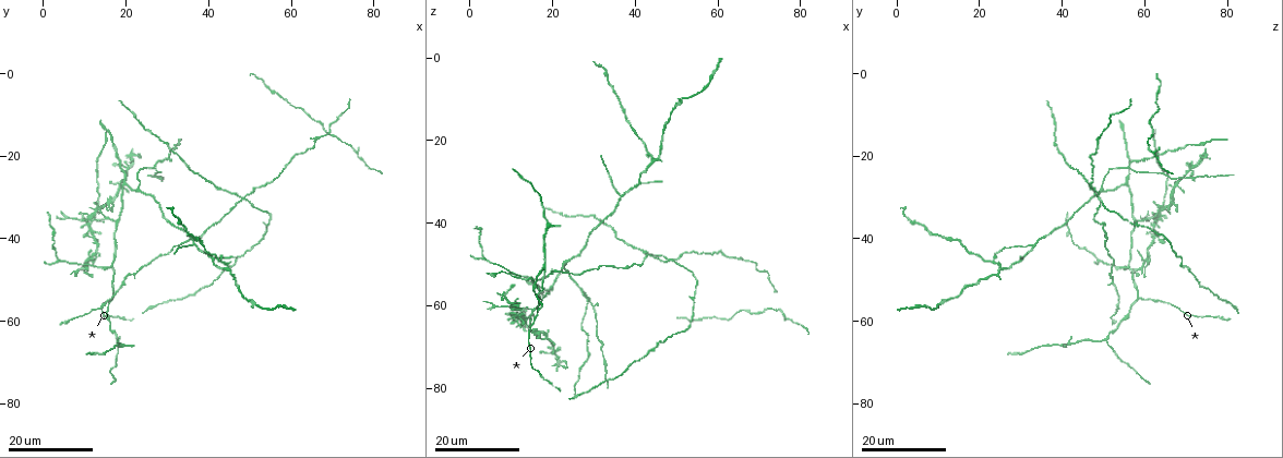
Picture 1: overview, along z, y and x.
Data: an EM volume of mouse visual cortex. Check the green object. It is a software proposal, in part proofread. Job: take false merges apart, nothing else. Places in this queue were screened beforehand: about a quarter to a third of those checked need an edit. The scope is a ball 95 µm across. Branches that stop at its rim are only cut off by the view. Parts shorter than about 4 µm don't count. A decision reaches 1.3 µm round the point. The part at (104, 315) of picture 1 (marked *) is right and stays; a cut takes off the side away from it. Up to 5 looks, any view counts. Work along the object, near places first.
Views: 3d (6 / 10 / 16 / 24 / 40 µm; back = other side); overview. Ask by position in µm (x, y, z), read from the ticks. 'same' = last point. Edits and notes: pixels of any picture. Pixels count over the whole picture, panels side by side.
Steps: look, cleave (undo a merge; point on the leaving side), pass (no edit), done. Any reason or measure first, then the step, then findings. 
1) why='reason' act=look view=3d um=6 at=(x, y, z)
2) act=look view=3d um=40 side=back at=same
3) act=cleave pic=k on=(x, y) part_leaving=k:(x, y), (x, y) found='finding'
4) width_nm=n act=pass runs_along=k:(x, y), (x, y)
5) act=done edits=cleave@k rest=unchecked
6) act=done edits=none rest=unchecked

why='thick turns thin' act=look view=3d um=16 at=(16.0, 35.0, 60.0)

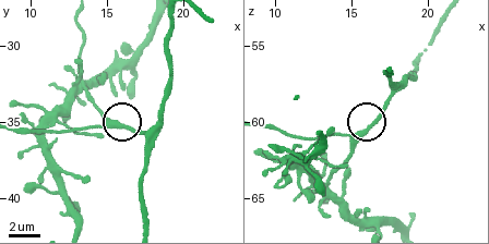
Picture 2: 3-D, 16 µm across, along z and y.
act=look view=3d um=10 at=(16.6, 35.4, 60.2)

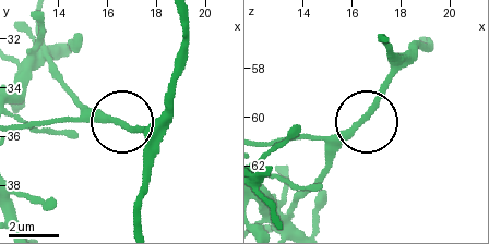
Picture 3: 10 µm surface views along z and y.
why='zoom in' act=look view=3d um=6 at=(16.5, 35.4, 60.2)

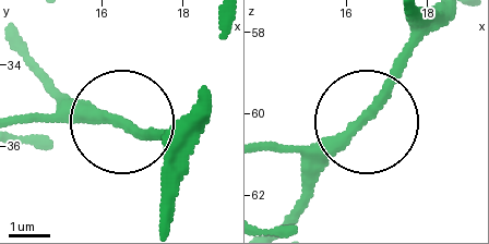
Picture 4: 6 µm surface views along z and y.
act=pass found='all the same cell'

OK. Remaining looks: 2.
why='thick turns thin' act=look view=3d um=24 at=(13.5, 33.5, 64.0)

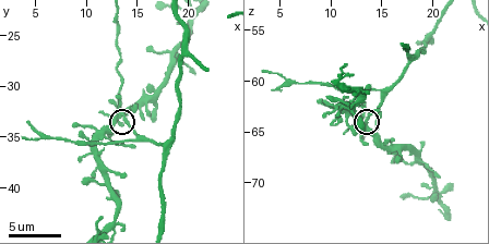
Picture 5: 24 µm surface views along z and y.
why='closer look' act=look view=3d um=10 at=(13.8, 33.2, 63.2)

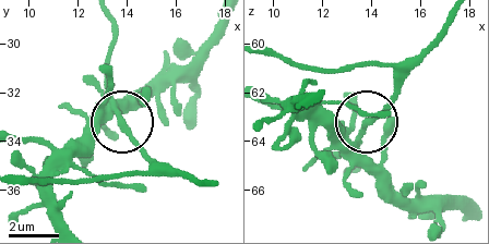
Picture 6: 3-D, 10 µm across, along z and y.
width_nm=190 act=pass runs_along=6:(213, 186), (163, 167), (112, 113), (71, 111) found='continuous, no second cell'

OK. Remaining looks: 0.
act=done edits=none rest=unchecked

